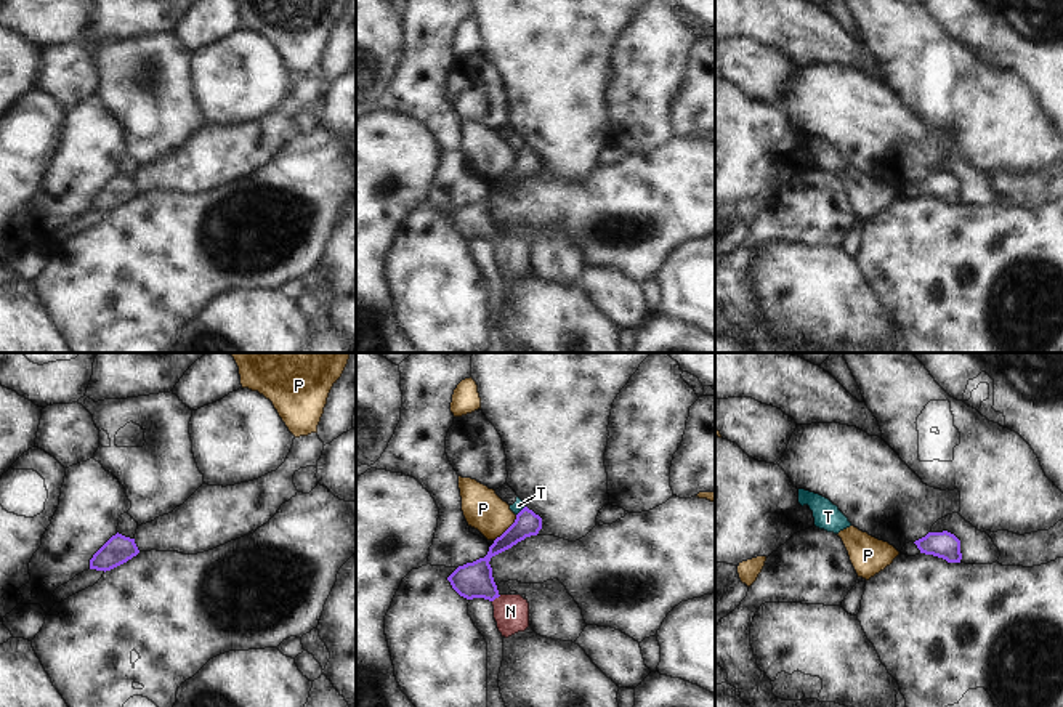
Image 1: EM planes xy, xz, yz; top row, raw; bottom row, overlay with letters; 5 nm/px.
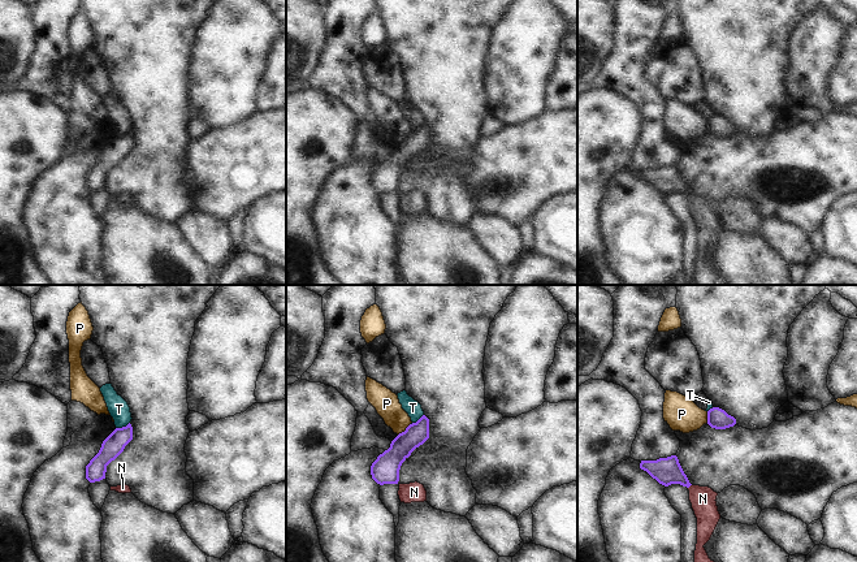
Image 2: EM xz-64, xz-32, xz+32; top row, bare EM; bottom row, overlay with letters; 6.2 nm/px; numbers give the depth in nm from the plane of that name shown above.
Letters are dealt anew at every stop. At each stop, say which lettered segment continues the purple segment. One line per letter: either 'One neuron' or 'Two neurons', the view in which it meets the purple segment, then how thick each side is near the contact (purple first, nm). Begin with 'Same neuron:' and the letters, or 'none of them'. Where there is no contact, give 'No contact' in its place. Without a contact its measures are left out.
Same neuron: N
N: One neuron. Touches purple in xz. Thickness 180 nm (purple) against 180 nm
P: Two neurons. Touches purple in xz. Thickness 120 nm (purple) against 200 nm
T: Two neurons. Touches purple in xz. Thickness 120 nm (purple) against 60 nm.

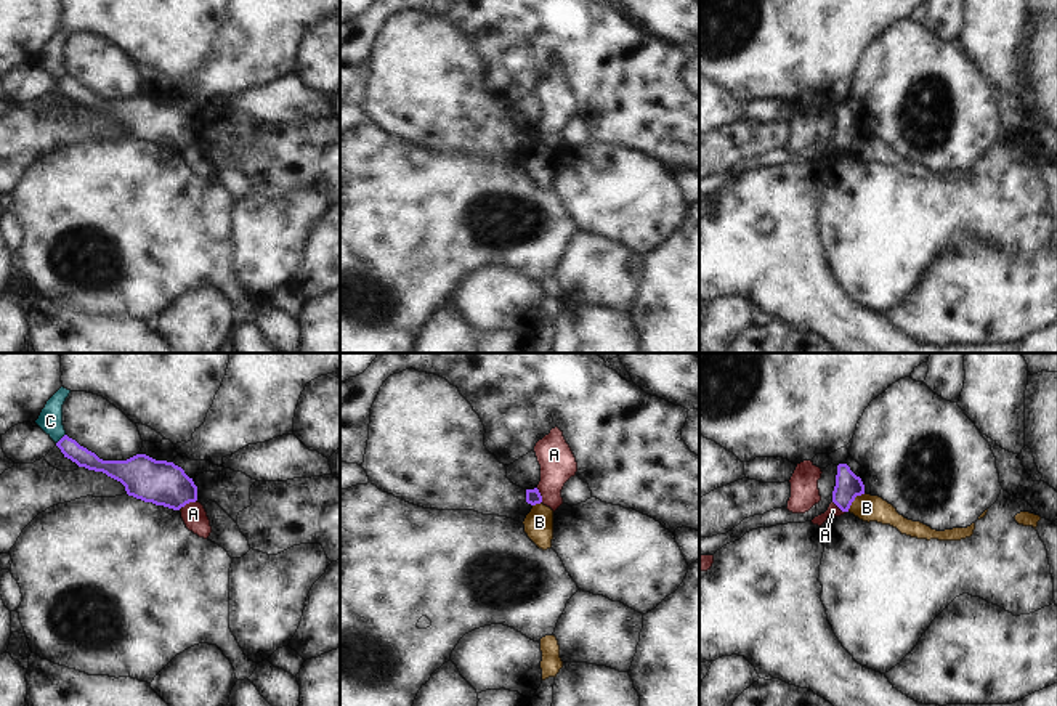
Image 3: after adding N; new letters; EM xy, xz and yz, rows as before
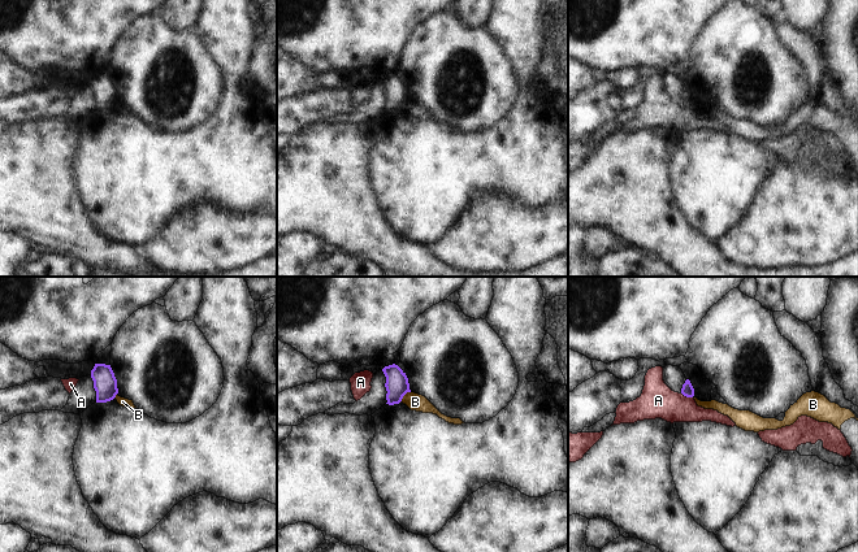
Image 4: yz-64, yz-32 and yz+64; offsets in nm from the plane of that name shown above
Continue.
Same neuron: none of them
A: Two neurons. Touches purple in xy. Thickness 220 nm (purple) against 120 nm
B: Two neurons. Touches purple in yz. Thickness 130 nm (purple) against 140 nm
C: Two neurons. Touches purple in xy. Thickness 90 nm (purple) against 120 nm.

